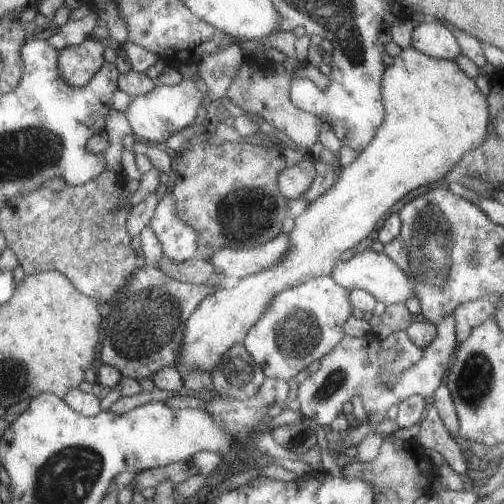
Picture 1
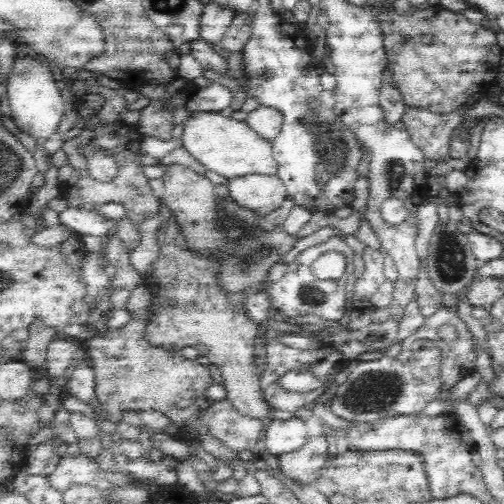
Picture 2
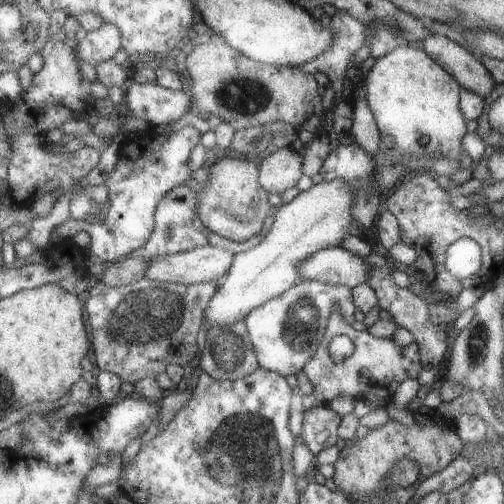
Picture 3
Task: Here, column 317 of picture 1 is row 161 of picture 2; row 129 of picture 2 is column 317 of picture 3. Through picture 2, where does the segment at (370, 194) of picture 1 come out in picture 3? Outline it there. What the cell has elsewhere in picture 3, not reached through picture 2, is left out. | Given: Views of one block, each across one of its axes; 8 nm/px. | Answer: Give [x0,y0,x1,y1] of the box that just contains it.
[207,180,353,328]

